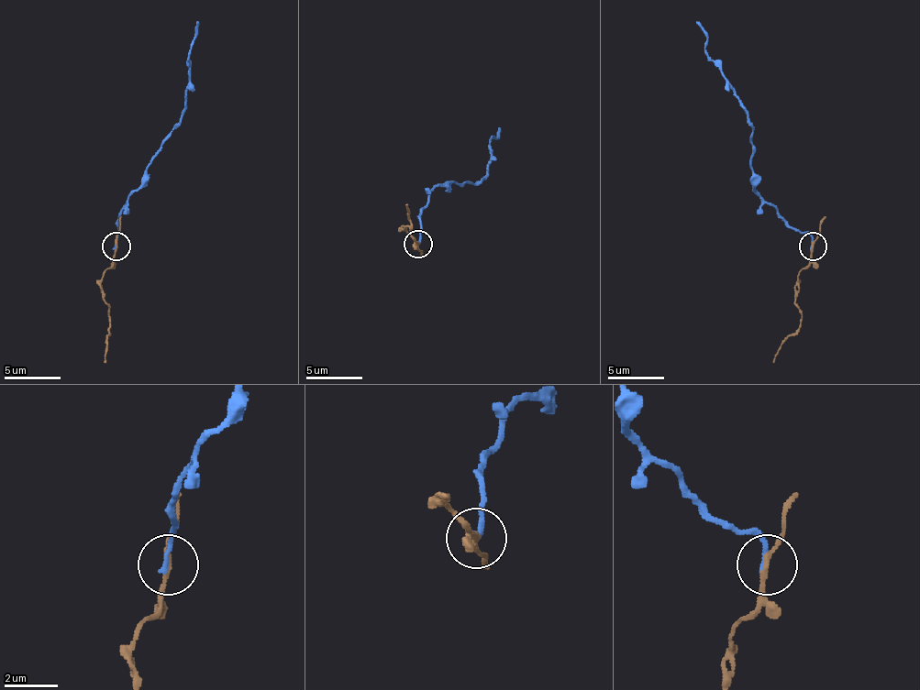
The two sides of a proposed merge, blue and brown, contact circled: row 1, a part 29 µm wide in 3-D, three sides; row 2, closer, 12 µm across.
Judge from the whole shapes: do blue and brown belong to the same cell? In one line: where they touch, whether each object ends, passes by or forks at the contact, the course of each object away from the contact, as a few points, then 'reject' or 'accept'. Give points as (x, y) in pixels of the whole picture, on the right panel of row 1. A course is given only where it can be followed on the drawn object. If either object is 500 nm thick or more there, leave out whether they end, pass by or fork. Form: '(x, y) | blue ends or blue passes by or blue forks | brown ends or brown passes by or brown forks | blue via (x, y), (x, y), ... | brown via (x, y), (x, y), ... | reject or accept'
(813, 246) | blue ends | brown passes by | blue via (812, 246), (806, 233), (798, 233), (753, 188), (753, 129), (748, 109), (705, 50), (705, 30), (697, 22) | brown via (812, 246), (809, 264), (798, 275), (795, 302), (801, 325), (781, 344), (773, 362) | reject

